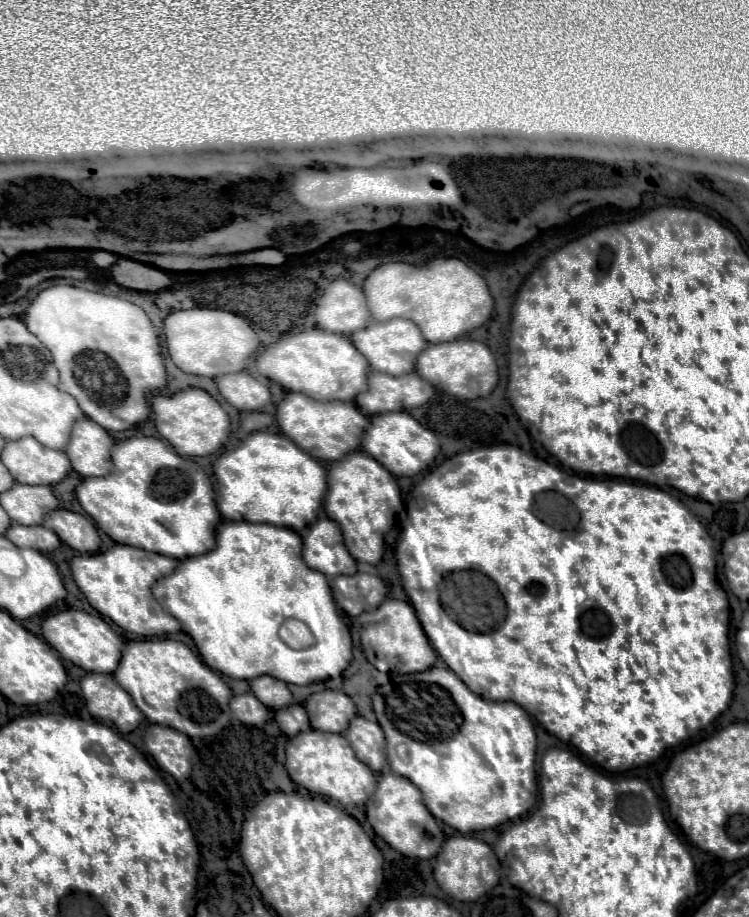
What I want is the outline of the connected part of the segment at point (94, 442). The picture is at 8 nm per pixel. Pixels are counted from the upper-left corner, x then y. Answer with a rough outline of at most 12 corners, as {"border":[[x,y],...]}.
{"border":[[79,419],[65,449],[81,477],[113,469],[113,437],[91,419]]}

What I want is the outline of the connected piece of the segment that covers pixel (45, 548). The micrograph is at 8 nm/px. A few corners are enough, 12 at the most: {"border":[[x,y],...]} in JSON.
{"border":[[15,523],[5,537],[17,547],[51,553],[61,545],[41,525]]}

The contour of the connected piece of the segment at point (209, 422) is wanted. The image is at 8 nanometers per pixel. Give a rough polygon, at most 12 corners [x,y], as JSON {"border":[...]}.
{"border":[[201,389],[151,401],[159,435],[181,457],[229,437],[229,415]]}

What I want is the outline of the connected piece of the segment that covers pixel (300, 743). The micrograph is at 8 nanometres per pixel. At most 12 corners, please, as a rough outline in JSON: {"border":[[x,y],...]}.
{"border":[[343,735],[287,743],[285,769],[311,793],[363,807],[373,771]]}

